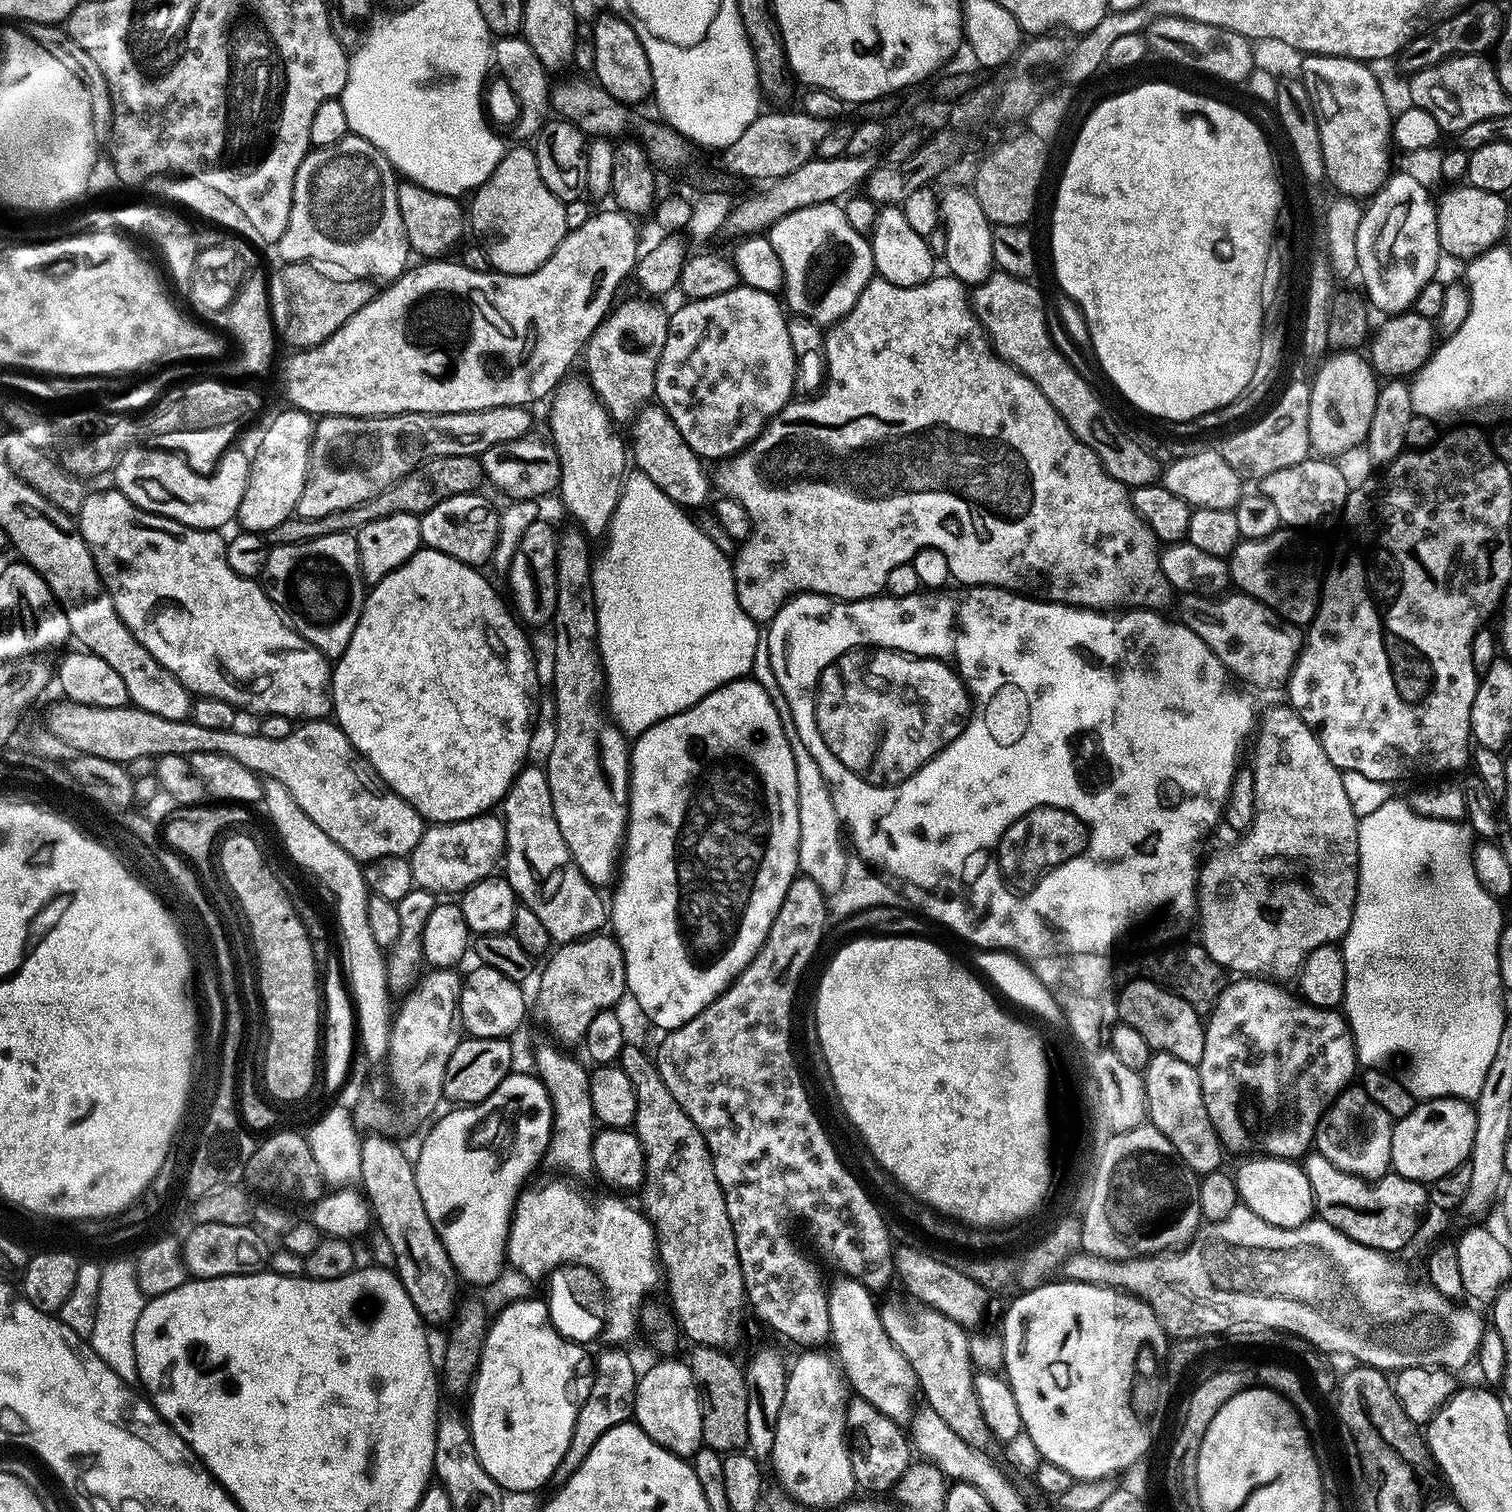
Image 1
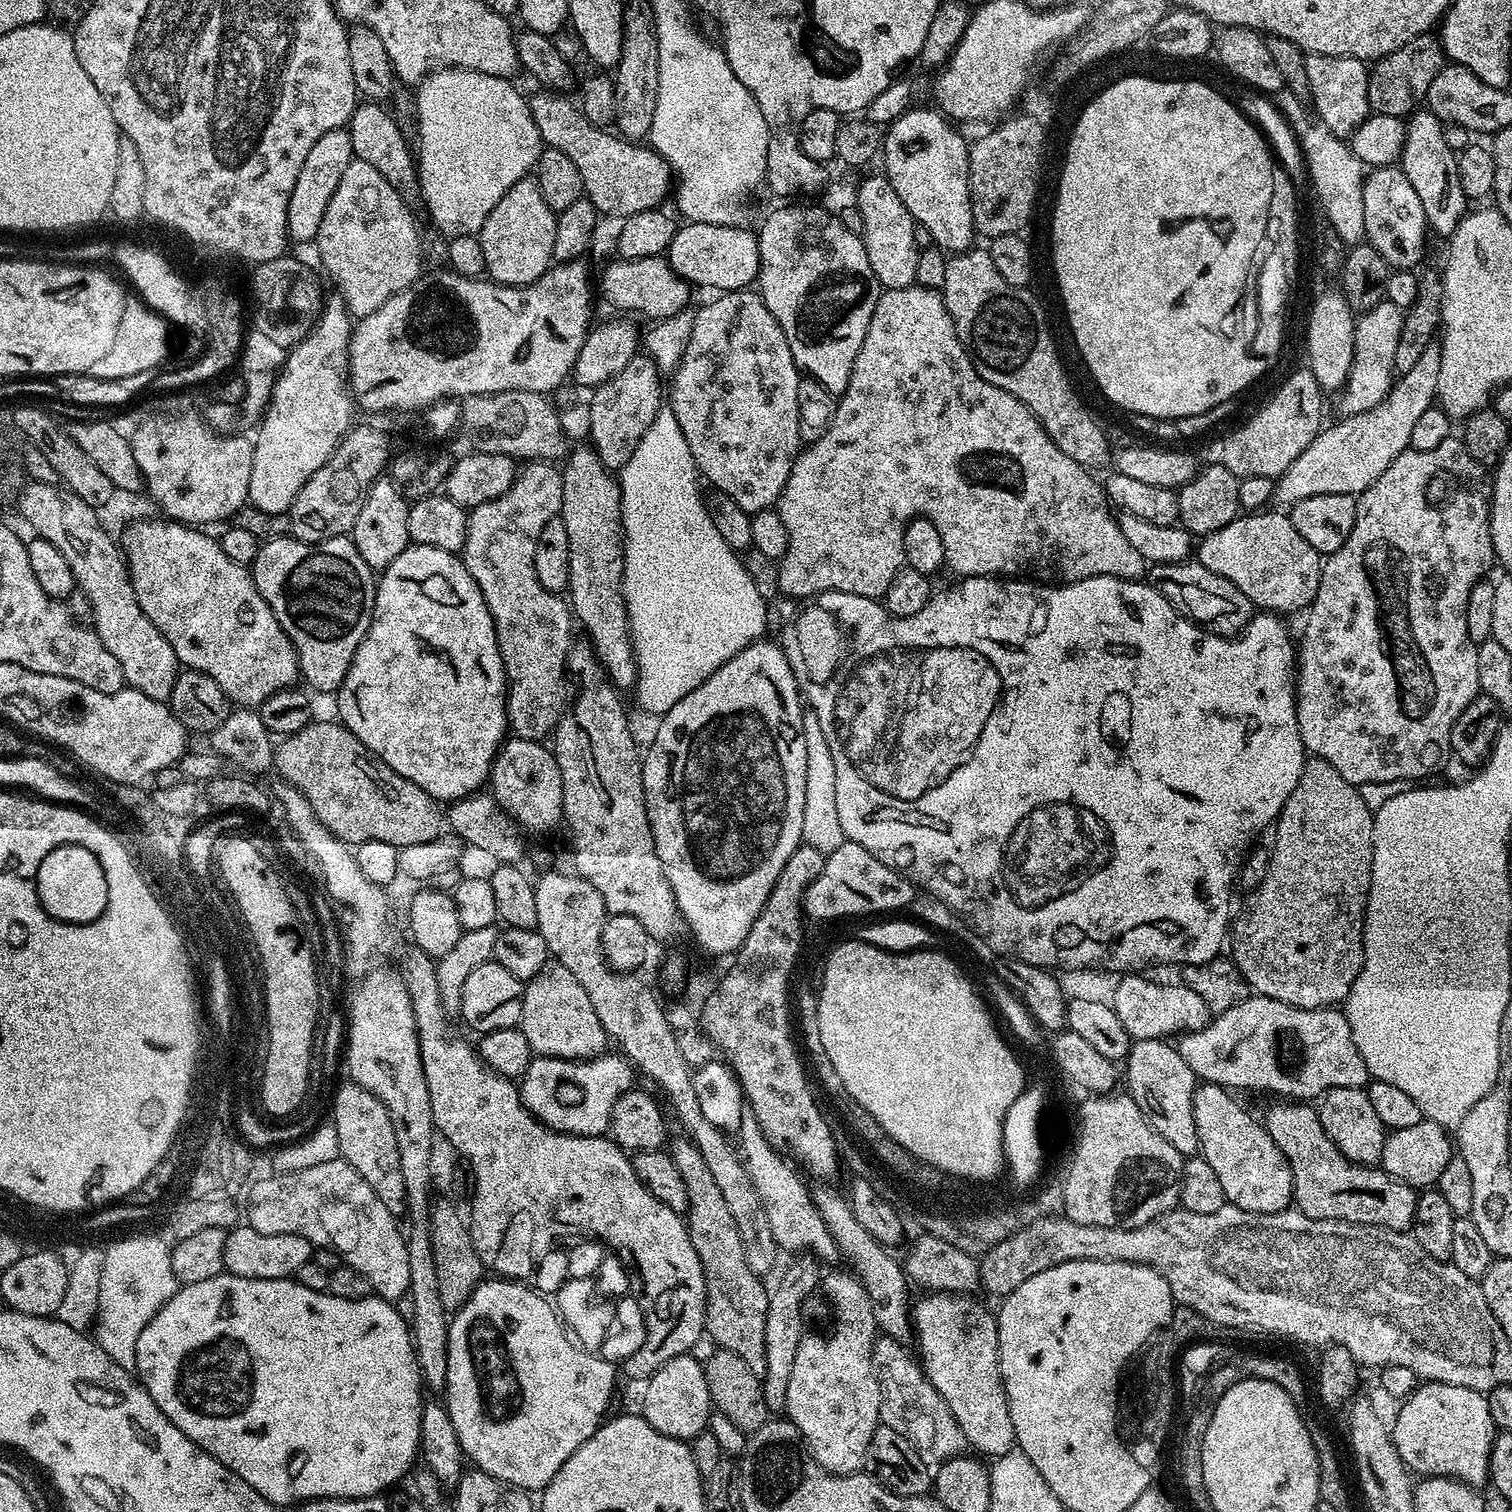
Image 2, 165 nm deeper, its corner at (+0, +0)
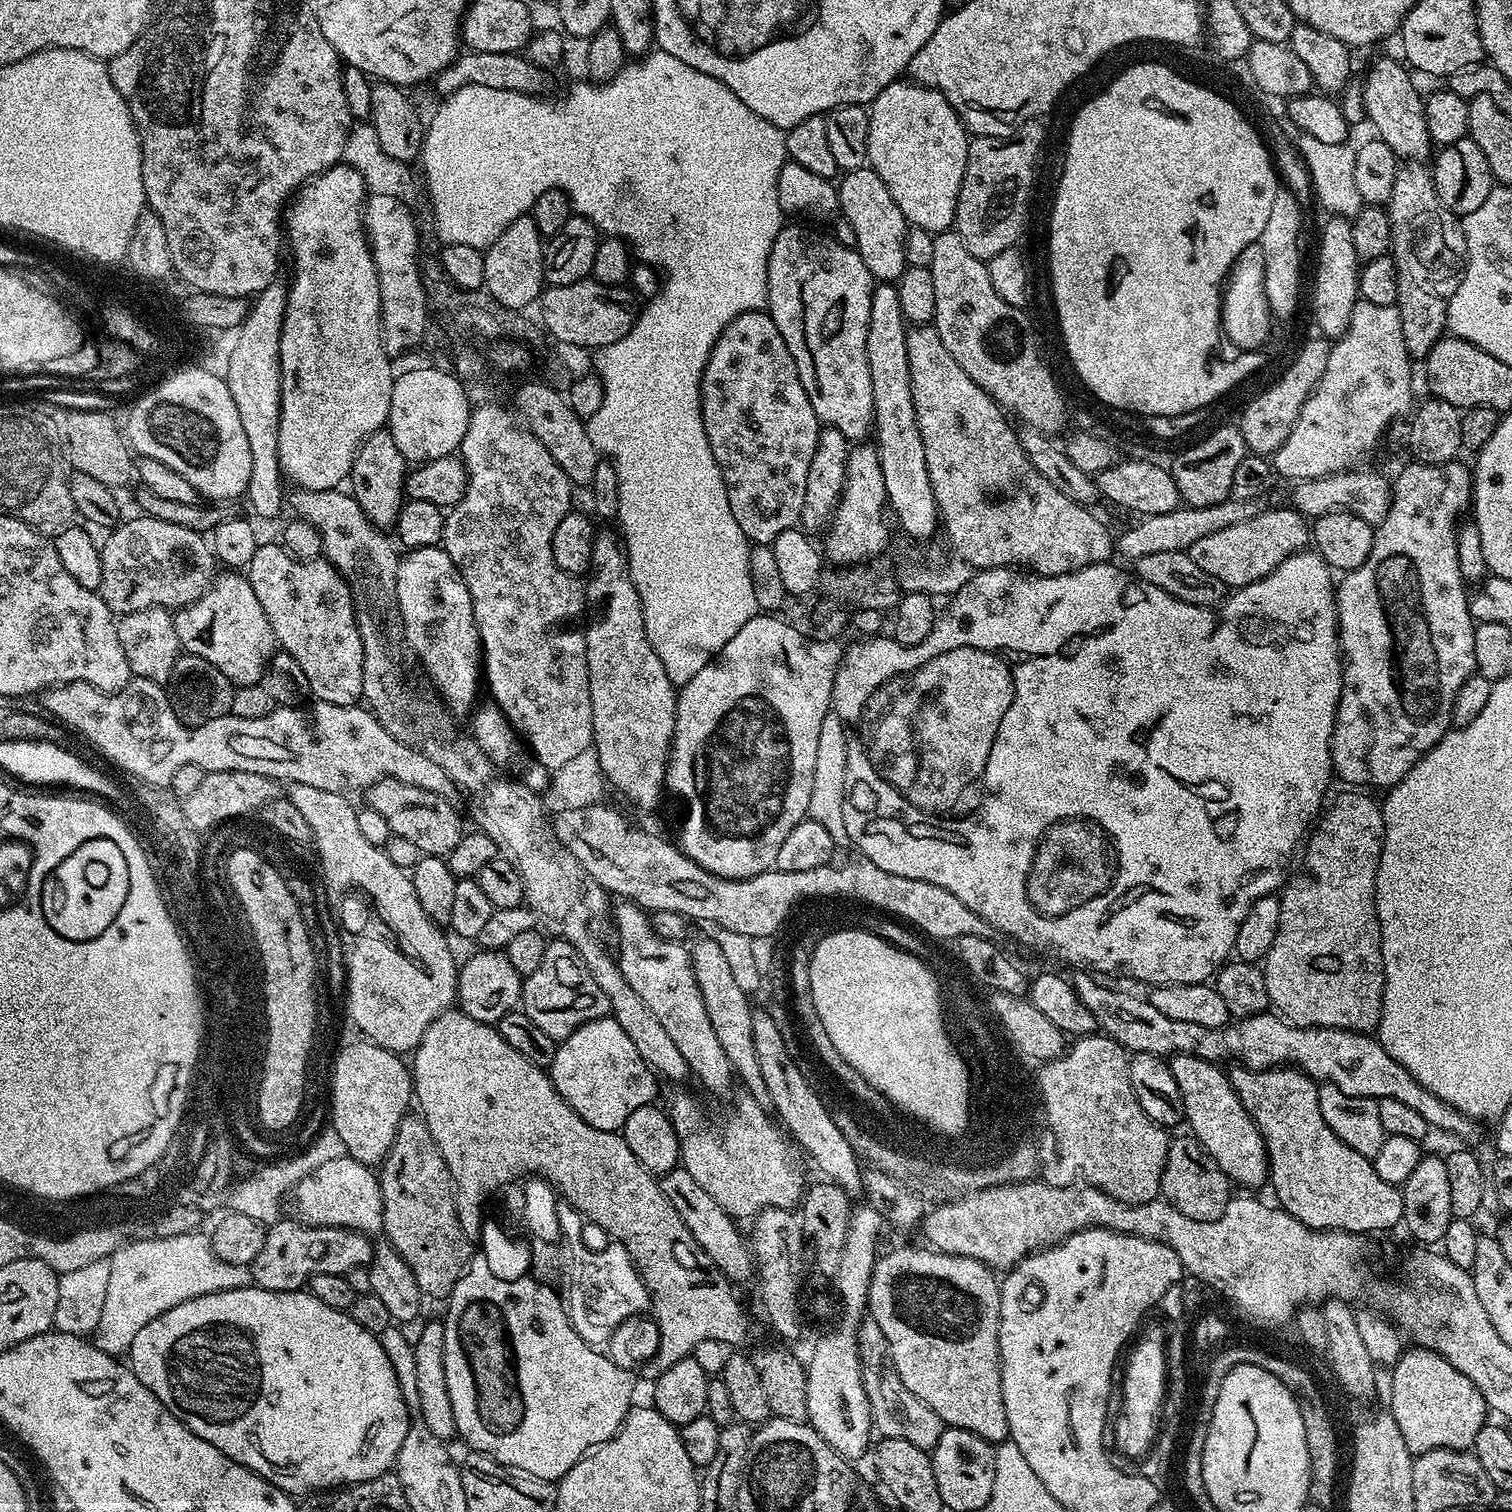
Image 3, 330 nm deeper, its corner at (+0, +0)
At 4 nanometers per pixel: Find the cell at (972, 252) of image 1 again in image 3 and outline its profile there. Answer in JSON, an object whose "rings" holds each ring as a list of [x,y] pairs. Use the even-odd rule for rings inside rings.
{"rings":[[[901,78],[896,83],[886,86],[886,90],[882,90],[882,94],[878,94],[878,98],[872,101],[868,121],[870,122],[868,164],[878,174],[878,178],[882,178],[882,182],[886,182],[886,190],[890,190],[890,198],[894,198],[894,202],[898,202],[898,210],[902,210],[905,221],[913,228],[921,228],[933,234],[949,231],[953,227],[956,218],[956,203],[958,202],[958,194],[960,193],[962,178],[966,170],[970,136],[964,125],[961,124],[960,116],[948,104],[948,99],[934,88],[923,88],[920,84]]]}

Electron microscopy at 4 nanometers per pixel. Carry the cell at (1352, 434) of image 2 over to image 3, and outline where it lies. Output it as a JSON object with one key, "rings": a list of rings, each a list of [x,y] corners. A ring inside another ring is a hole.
{"rings":[[[1229,498],[1206,508],[1181,506],[1170,510],[1170,514],[1154,514],[1137,519],[1137,524],[1130,525],[1121,536],[1115,537],[1115,555],[1128,562],[1134,562],[1138,558],[1146,558],[1146,554],[1159,554],[1162,550],[1188,552],[1194,546],[1194,542],[1198,542],[1198,538],[1206,538],[1206,534],[1214,534],[1214,530],[1226,530],[1226,526],[1234,526],[1238,522],[1254,518],[1262,508],[1252,500],[1255,499]]]}

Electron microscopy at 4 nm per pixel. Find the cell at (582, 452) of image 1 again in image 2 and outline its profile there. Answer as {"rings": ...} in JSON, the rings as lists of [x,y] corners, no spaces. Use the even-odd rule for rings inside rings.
{"rings":[[[576,446],[569,451],[562,464],[562,506],[559,520],[566,526],[566,538],[570,538],[570,578],[566,589],[567,599],[575,619],[584,627],[587,643],[591,644],[600,665],[617,689],[631,689],[636,683],[636,655],[632,649],[632,637],[628,634],[628,615],[622,594],[624,577],[624,523],[620,509],[620,482],[606,465],[599,460],[595,448]]]}

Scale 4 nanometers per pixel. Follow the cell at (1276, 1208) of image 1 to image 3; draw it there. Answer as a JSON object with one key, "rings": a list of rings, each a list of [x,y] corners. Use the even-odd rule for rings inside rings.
{"rings":[[[1177,1054],[1168,1060],[1178,1082],[1178,1094],[1182,1094],[1184,1120],[1187,1131],[1218,1162],[1233,1185],[1244,1190],[1256,1190],[1260,1183],[1269,1179],[1268,1151],[1262,1134],[1256,1129],[1255,1122],[1246,1114],[1246,1106],[1238,1098],[1227,1071],[1223,1072],[1219,1063],[1203,1060],[1190,1054]]]}

